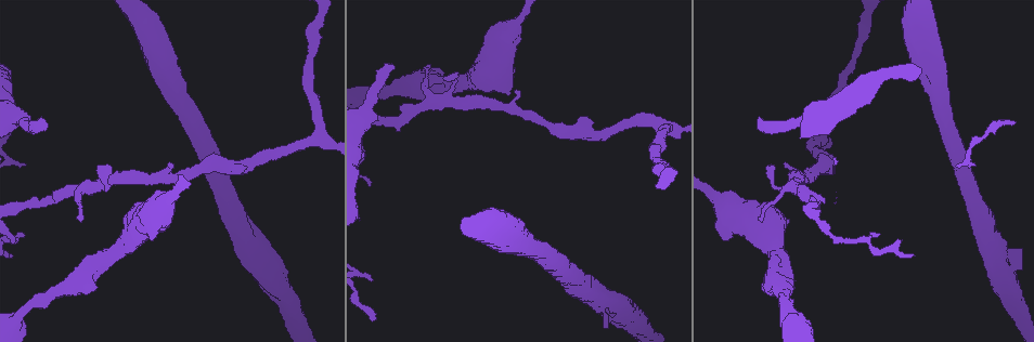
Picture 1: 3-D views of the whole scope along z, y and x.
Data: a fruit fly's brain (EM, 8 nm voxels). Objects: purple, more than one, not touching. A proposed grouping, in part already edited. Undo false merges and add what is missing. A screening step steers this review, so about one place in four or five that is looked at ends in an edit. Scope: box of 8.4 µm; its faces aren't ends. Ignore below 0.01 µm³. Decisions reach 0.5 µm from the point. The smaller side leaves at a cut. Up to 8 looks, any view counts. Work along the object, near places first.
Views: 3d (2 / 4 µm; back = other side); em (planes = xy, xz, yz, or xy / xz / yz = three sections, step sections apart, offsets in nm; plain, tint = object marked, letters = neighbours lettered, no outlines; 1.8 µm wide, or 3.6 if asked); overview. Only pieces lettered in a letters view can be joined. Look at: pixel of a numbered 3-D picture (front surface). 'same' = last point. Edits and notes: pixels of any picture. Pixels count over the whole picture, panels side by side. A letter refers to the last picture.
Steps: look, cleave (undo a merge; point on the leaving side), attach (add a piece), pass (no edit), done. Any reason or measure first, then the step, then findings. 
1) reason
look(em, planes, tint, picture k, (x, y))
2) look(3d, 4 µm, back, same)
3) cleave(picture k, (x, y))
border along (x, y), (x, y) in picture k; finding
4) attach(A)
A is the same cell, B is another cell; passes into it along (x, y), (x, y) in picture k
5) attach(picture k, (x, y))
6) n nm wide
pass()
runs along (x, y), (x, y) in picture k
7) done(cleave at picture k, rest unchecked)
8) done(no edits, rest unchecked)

sharp bend
look(em, 3.6 µm, xz, step 16, tint, picture 1, (447, 100))

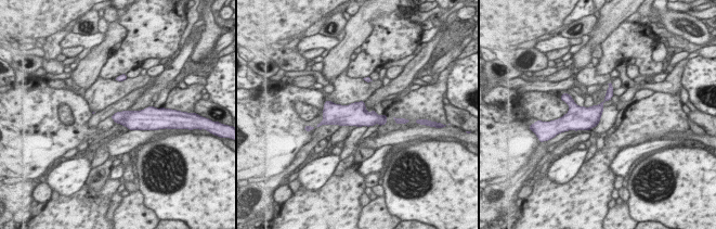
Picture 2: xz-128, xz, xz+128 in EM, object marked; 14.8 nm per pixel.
cut it another way
look(em, 3.6 µm, planes, letters, same)

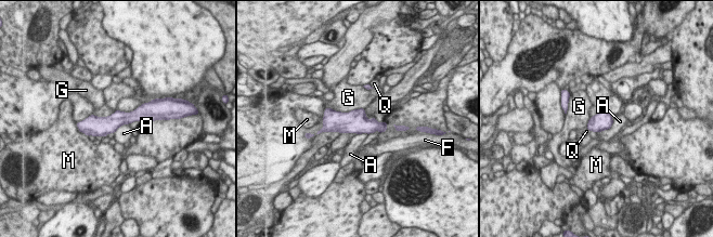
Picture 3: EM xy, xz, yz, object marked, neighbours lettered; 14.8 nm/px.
pass()
A, F, G, M and Q are other cells; border along (613, 120), (608, 129), (597, 133) in picture 3; all the same cell

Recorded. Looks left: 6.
look(em, 3.6 µm, planes, letters, picture 1, (462, 81))

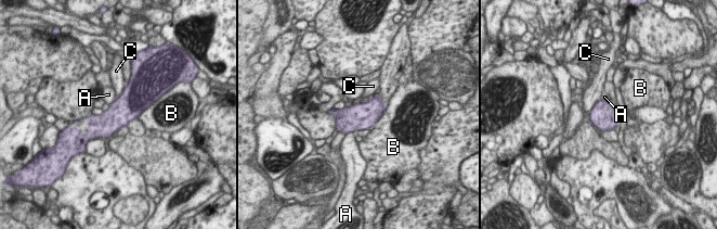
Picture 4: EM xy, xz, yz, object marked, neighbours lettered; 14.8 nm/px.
360 nm wide
pass()
A, B and C are other cells; all the same cell

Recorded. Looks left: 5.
branch stops here
look(3d, 4 µm, picture 1, (45, 119))

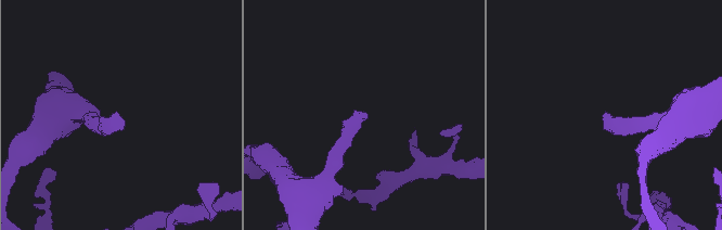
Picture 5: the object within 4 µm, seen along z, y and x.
look(em, xy, step 4, letters, picture 5, (363, 113))

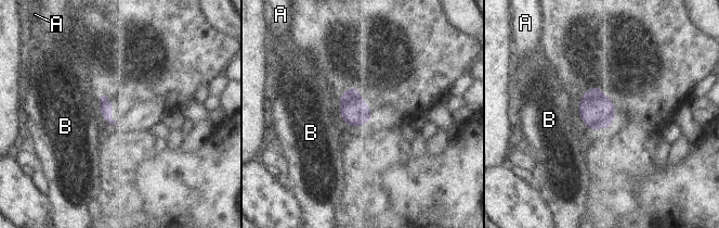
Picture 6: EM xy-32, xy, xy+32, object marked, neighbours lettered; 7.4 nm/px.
cut it another way
look(em, planes, letters, same)

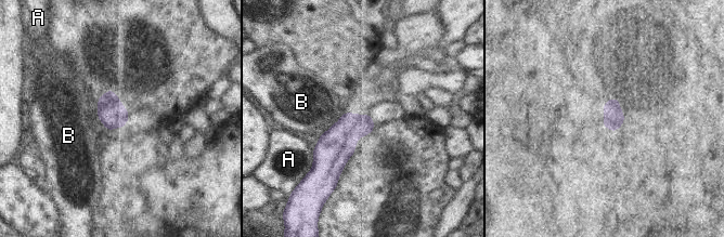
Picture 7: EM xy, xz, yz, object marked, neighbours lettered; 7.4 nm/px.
B touches over 260 nm
pass()
A and B are other cells; border along (98, 97), (98, 118), (108, 131) in picture 7; no lettered piece goes on from it

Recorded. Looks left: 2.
done(no edits, rest unchecked)

